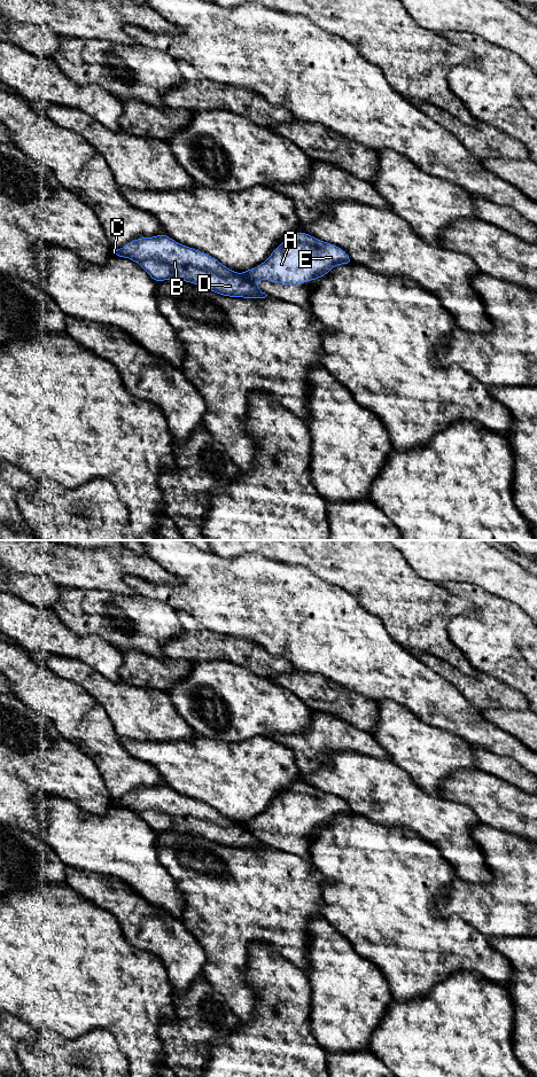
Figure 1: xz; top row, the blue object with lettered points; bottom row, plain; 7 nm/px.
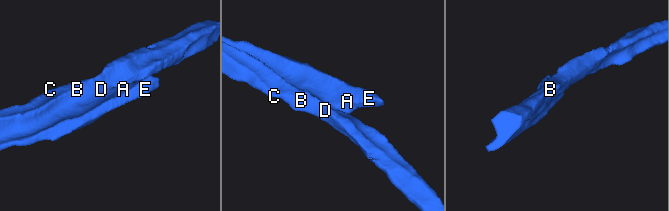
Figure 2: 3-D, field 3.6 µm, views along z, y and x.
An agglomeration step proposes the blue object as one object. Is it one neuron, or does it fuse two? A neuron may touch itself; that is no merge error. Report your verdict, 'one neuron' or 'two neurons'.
two neurons

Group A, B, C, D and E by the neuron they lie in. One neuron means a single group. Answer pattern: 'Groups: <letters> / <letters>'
Groups: A E / B C D

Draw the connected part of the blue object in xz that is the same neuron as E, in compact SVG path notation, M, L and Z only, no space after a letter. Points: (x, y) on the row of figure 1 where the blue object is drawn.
M297 232L277 247L256 268L244 271L242 276L255 284L259 280L303 284L327 275L337 265L352 263L342 248Z

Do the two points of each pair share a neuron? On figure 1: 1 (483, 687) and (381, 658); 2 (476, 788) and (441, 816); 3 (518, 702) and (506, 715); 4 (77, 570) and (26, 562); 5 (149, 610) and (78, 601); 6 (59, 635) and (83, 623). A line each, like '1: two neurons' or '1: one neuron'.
1: two neurons
2: two neurons
3: two neurons
4: one neuron
5: one neuron
6: two neurons

